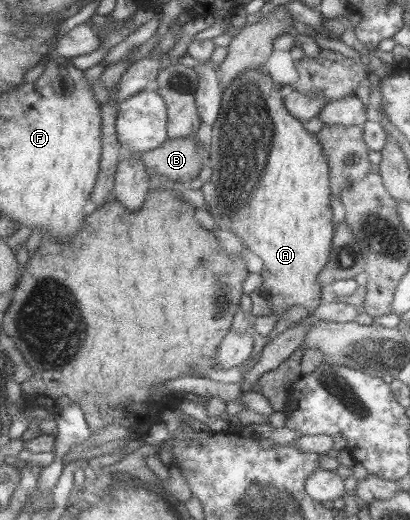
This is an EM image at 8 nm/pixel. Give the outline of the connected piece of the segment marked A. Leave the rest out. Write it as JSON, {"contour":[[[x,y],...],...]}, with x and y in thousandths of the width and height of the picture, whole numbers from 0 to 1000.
{"contour":[[[637,129],[602,133],[578,148],[571,148],[559,158],[559,163],[541,173],[539,206],[532,223],[515,240],[512,277],[500,285],[507,298],[502,317],[515,325],[515,338],[505,352],[495,352],[490,367],[495,367],[495,387],[505,394],[510,413],[520,417],[520,425],[529,433],[539,433],[544,440],[554,440],[571,454],[578,454],[610,487],[639,498],[641,517],[634,525],[639,544],[634,554],[624,554],[610,563],[610,577],[615,579],[610,606],[620,610],[661,606],[663,602],[688,608],[700,592],[720,590],[720,587],[724,590],[744,590],[754,602],[761,602],[766,592],[785,581],[778,573],[785,552],[778,548],[778,540],[773,540],[773,527],[788,519],[788,512],[798,506],[815,452],[815,431],[807,425],[810,406],[802,383],[805,363],[800,362],[800,321],[793,300],[785,296],[780,275],[771,269],[766,256],[741,250],[734,233],[700,217],[700,212],[690,206],[680,173],[683,167],[673,167],[663,160],[654,140]]]}

